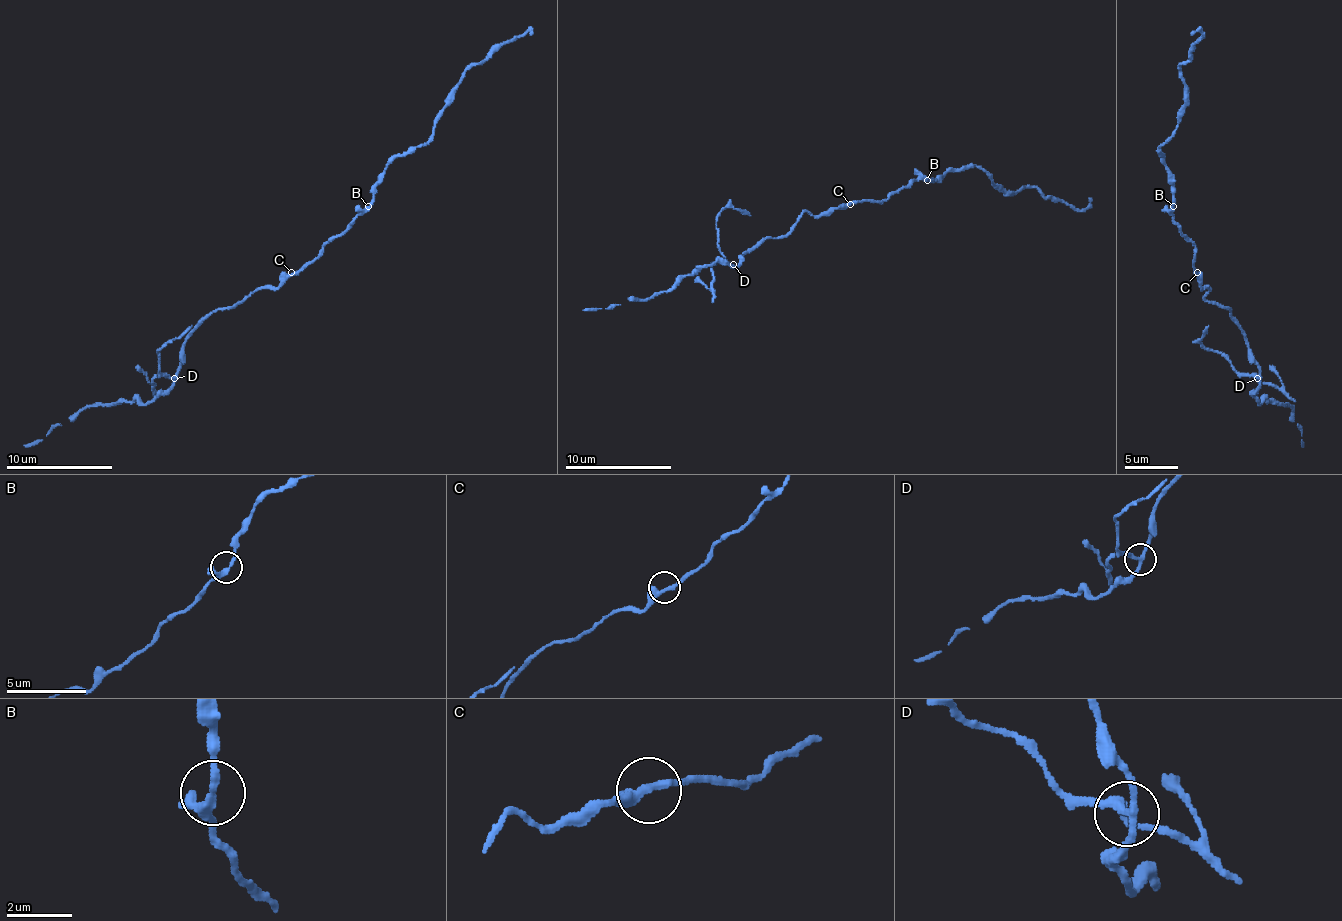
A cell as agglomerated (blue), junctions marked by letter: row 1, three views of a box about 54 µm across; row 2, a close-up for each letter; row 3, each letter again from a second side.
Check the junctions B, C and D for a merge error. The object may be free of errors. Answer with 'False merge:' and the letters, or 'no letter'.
False merge: D

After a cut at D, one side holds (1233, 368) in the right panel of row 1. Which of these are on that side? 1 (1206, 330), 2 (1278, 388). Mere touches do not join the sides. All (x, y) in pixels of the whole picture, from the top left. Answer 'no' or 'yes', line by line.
1: yes
2: yes

